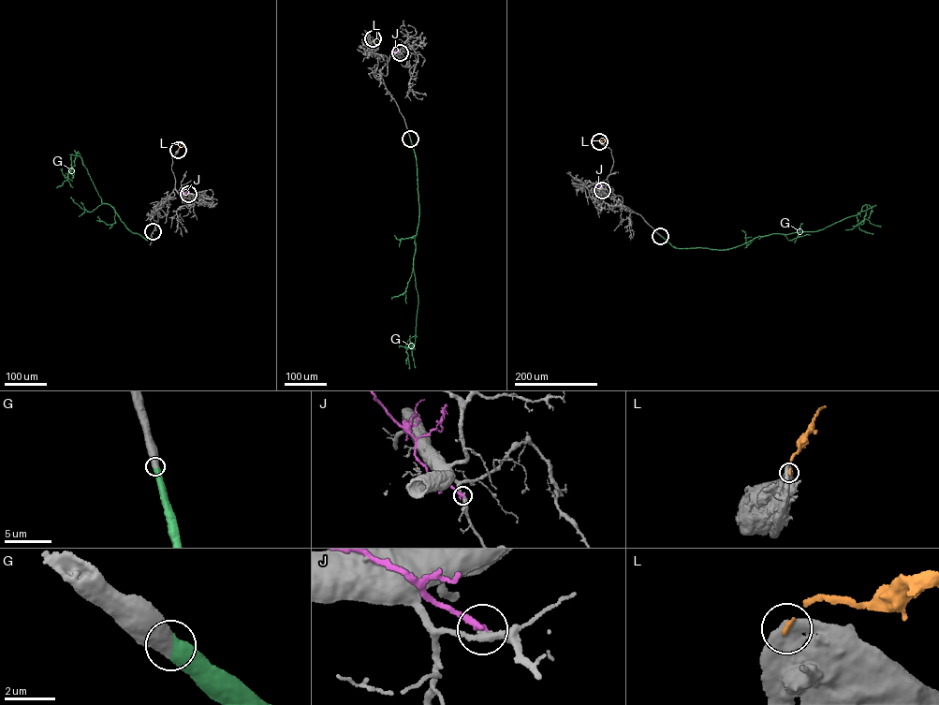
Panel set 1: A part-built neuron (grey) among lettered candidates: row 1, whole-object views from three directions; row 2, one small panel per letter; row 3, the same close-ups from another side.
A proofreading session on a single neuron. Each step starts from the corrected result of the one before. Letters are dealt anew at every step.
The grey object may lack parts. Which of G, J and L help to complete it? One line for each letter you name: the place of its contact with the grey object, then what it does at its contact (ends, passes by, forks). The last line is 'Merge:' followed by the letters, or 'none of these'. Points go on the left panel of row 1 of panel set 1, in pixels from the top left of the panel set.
G: meets grey at (153, 231); it ends there
Merge: G

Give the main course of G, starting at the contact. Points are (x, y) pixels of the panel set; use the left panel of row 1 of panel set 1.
G: (153, 231), (148, 240), (131, 231), (112, 207), (101, 202), (78, 155), (71, 154), (72, 169), (58, 186)

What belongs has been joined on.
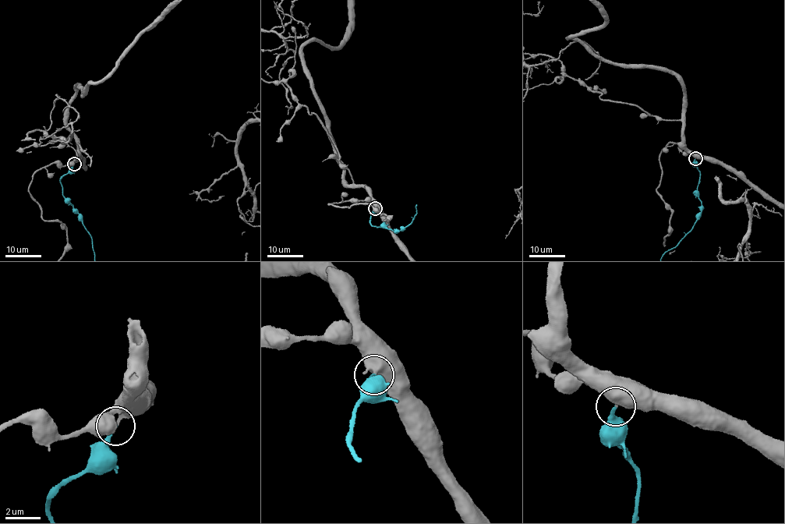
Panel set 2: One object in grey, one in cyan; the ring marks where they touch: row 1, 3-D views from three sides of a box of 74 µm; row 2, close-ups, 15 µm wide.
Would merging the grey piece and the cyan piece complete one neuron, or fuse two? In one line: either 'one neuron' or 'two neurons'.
one neuron

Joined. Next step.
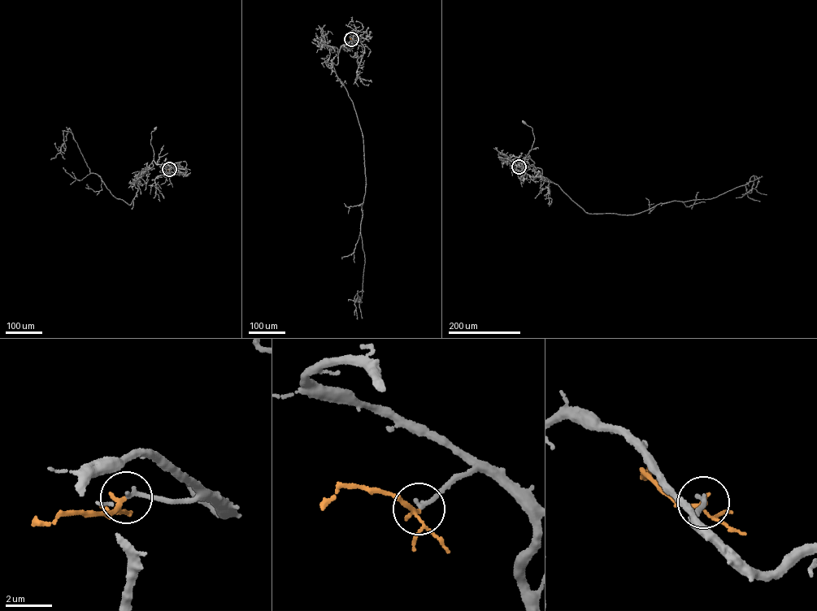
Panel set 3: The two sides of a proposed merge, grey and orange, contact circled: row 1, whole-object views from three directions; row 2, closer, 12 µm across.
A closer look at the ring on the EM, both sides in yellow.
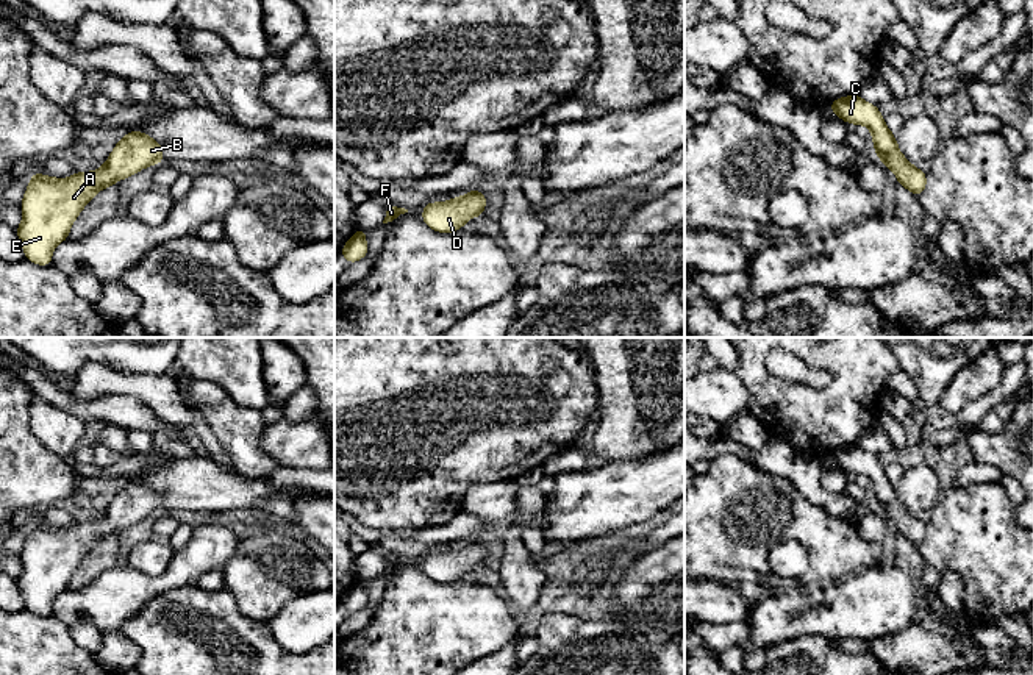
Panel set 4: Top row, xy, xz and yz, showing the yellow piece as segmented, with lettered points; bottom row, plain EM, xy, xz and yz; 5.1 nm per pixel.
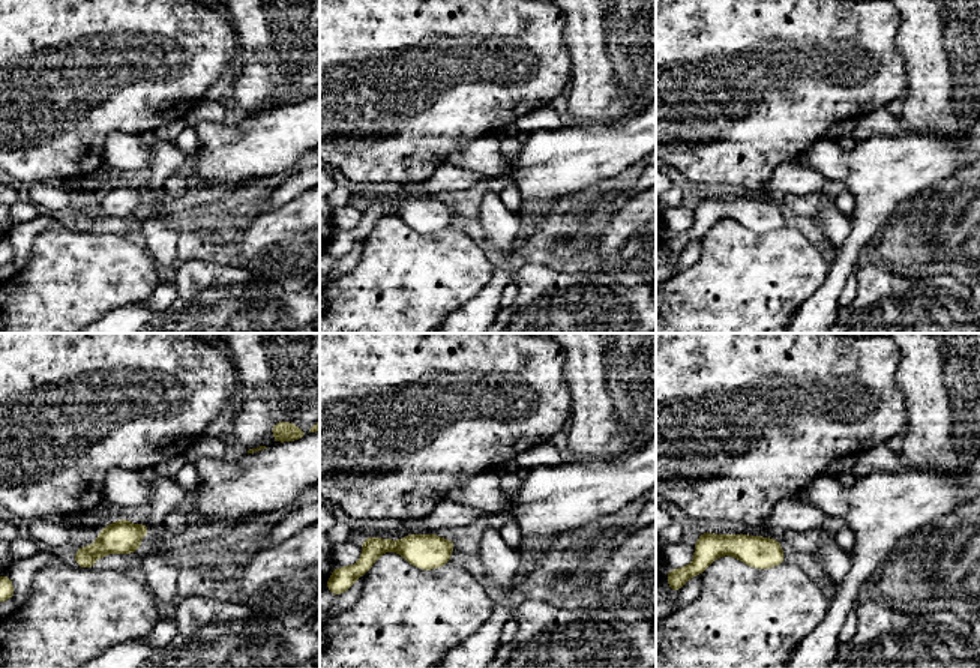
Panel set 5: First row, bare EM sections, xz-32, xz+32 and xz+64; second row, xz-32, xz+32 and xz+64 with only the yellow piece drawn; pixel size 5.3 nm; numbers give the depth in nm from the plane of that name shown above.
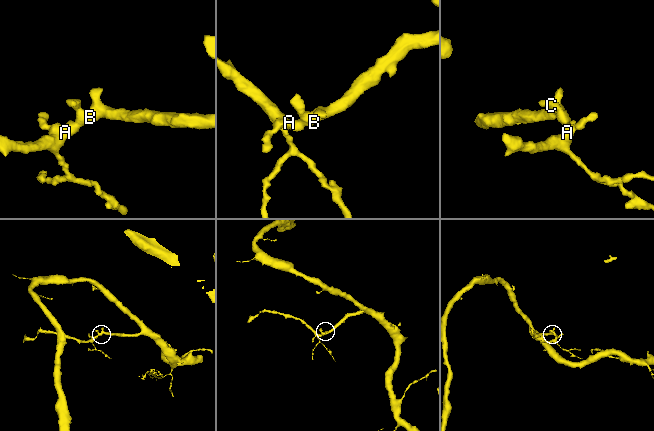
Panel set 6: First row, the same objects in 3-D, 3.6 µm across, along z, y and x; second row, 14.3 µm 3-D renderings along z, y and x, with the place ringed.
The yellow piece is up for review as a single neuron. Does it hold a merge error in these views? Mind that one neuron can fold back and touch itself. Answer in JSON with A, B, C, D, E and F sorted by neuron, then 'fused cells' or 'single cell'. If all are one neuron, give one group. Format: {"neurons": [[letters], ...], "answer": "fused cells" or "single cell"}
{"neurons": [["A", "B", "C", "D", "E", "F"]], "answer": "single cell"}

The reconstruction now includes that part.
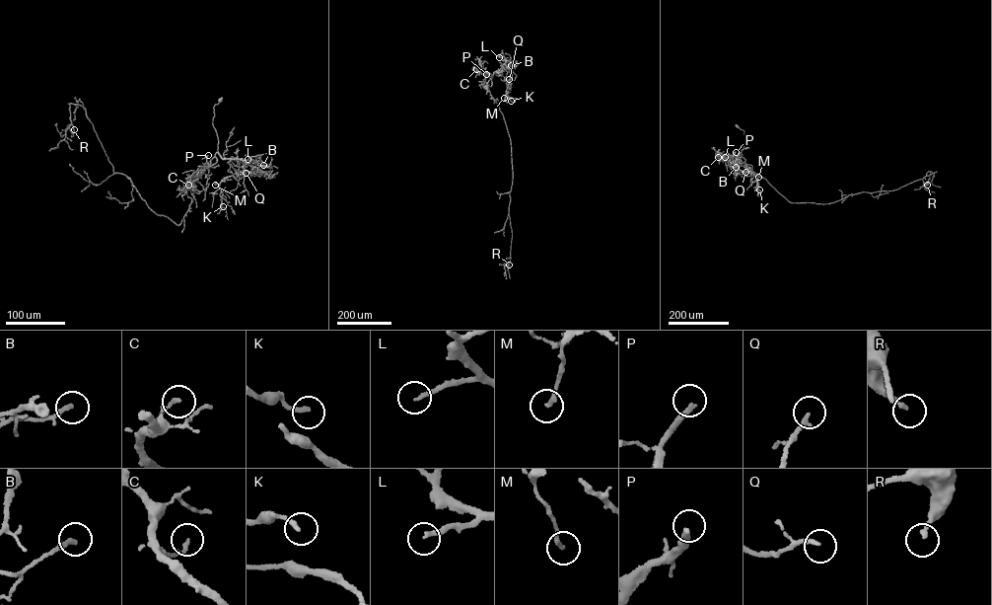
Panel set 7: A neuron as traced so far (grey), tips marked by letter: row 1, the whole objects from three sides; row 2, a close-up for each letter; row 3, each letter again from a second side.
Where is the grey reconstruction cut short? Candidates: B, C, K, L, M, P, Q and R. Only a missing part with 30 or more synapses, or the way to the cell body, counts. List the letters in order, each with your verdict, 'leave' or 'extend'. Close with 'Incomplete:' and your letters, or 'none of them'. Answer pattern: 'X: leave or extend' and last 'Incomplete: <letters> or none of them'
B: leave
C: leave
K: leave
L: extend
M: leave
P: extend
Q: leave
R: leave
Incomplete: L, P

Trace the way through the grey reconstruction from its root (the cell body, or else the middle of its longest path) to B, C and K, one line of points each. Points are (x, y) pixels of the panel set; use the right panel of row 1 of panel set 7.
B: (737, 125), (744, 131), (745, 140), (741, 154), (737, 157), (736, 167)
C: (737, 125), (744, 131), (745, 139), (742, 155), (723, 160), (718, 157)
K: (737, 125), (744, 131), (745, 140), (741, 154), (737, 157), (737, 166), (757, 176), (755, 189), (759, 189)

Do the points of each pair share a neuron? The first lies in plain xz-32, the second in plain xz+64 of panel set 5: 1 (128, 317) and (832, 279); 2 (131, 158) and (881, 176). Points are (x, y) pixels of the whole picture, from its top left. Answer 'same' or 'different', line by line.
1: same
2: same

